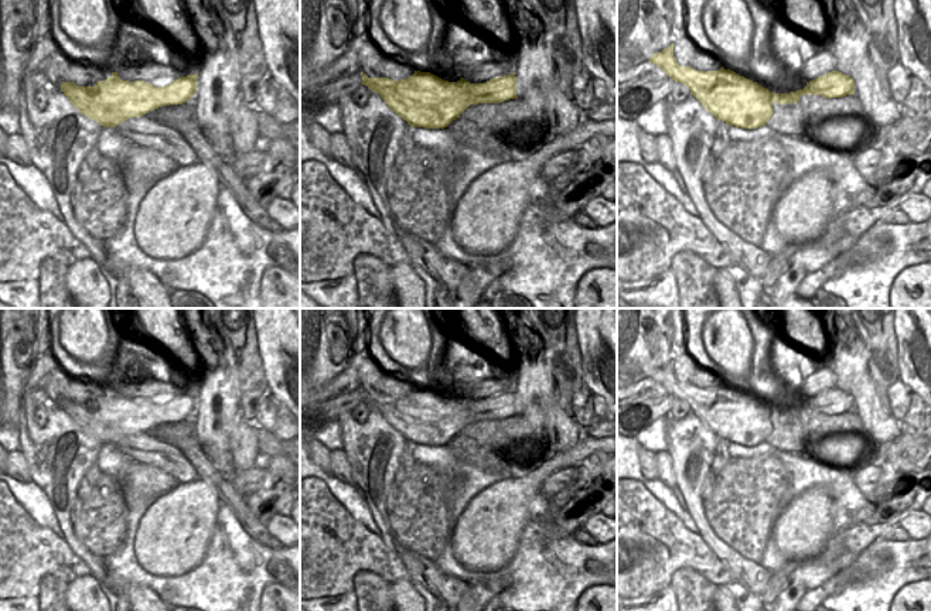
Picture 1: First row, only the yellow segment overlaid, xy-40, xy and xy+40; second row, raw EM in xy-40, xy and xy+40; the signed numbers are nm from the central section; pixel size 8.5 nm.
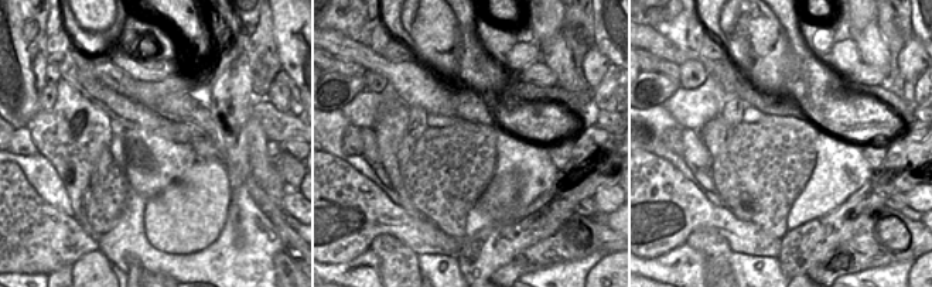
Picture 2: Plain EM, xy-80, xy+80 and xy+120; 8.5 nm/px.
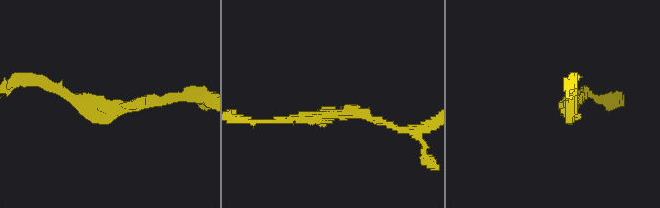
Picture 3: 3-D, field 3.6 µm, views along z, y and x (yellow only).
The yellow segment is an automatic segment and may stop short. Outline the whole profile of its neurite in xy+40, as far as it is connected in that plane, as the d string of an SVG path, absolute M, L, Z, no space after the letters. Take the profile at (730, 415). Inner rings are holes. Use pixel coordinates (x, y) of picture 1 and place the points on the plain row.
M673 359L648 378L659 383L675 399L686 402L690 412L707 429L730 444L758 446L765 443L774 430L774 419L797 420L802 412L819 412L829 416L855 412L853 396L839 388L821 392L797 409L774 410L723 383L719 388L705 389L679 382L673 373Z

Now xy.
M415 388L402 397L389 395L368 395L361 389L362 402L381 412L388 424L407 438L412 444L444 446L470 423L478 420L501 420L516 413L516 393L504 392L484 400L470 400L464 395L457 399L444 397L430 389Z

